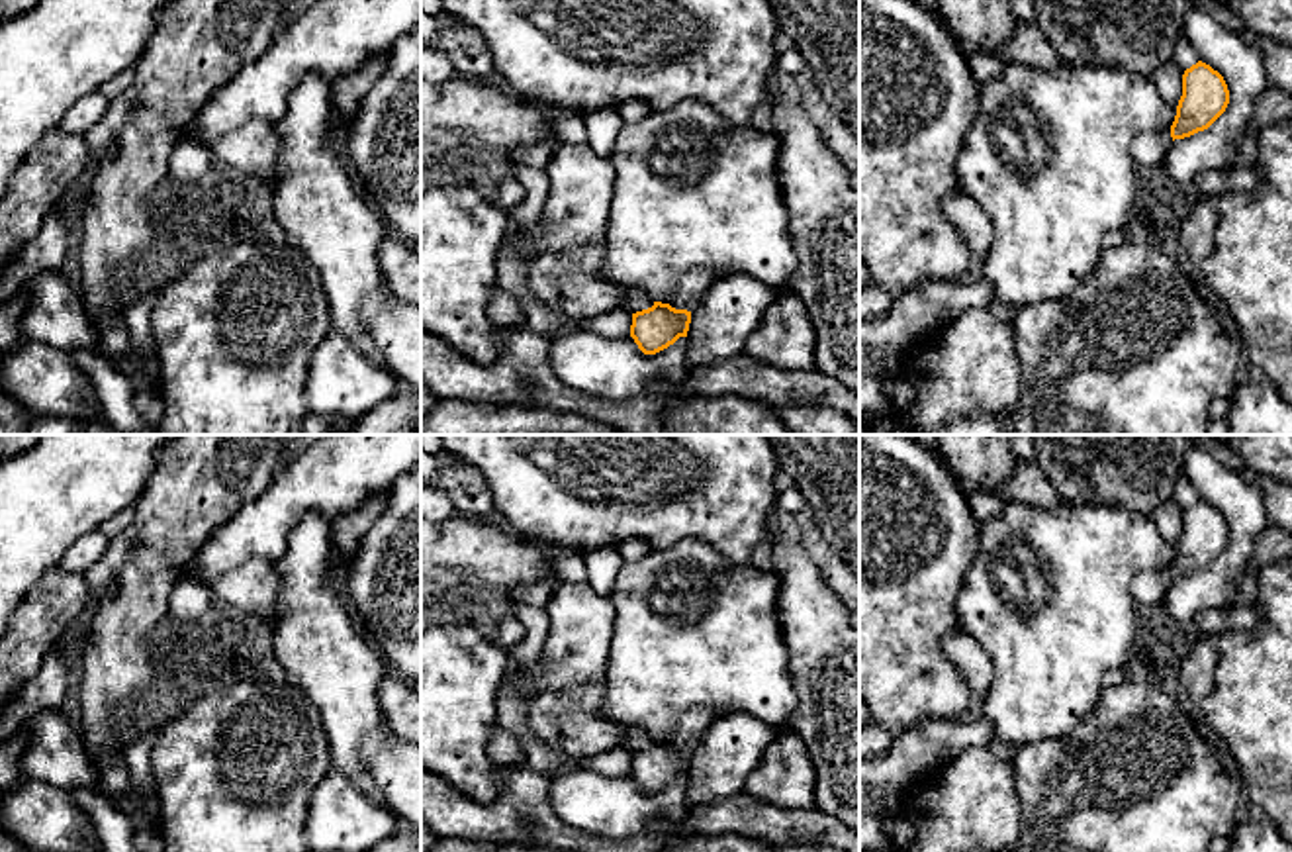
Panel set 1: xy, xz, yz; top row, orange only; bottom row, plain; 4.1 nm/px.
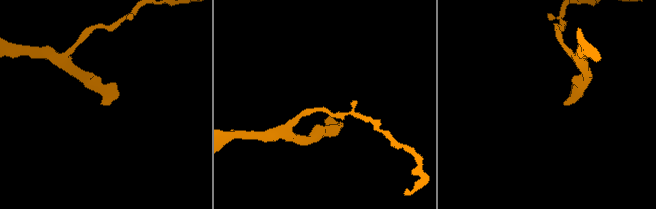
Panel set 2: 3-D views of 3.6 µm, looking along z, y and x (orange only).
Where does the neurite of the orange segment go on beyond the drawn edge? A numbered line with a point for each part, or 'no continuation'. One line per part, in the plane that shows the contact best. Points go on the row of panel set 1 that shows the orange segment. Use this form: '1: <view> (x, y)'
1: xz (692, 286)

